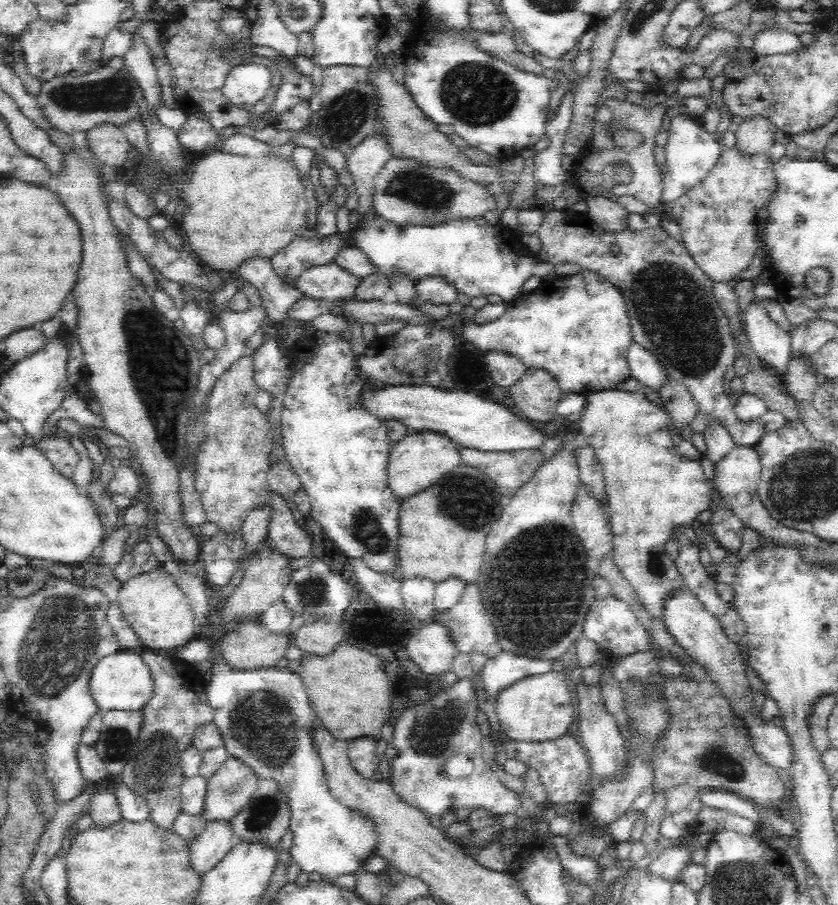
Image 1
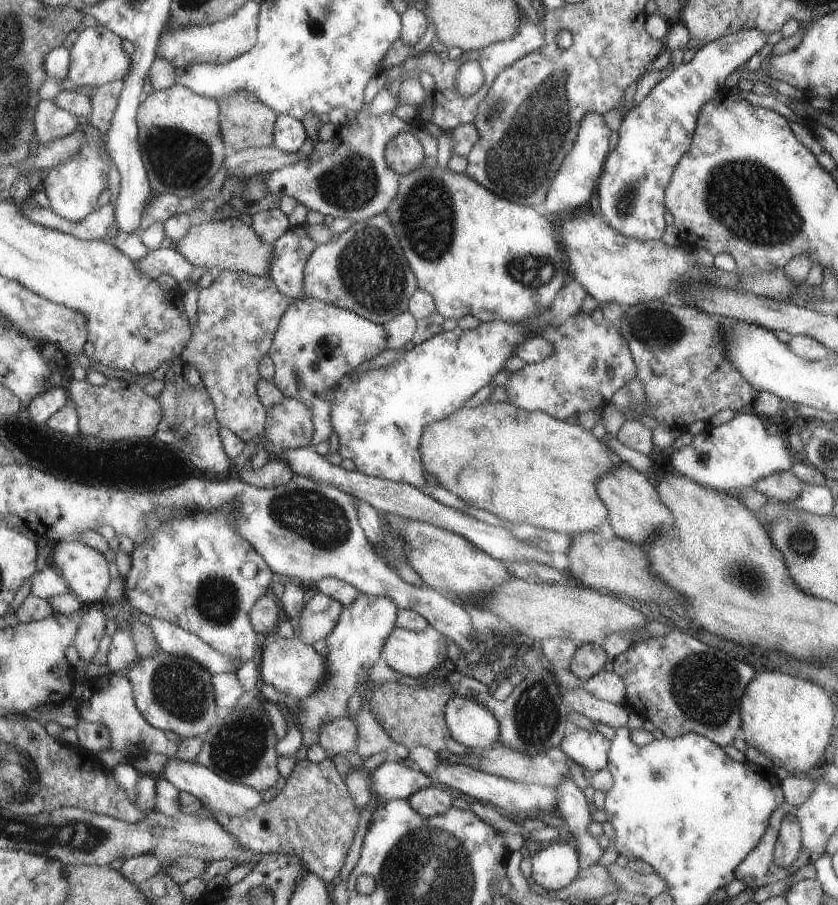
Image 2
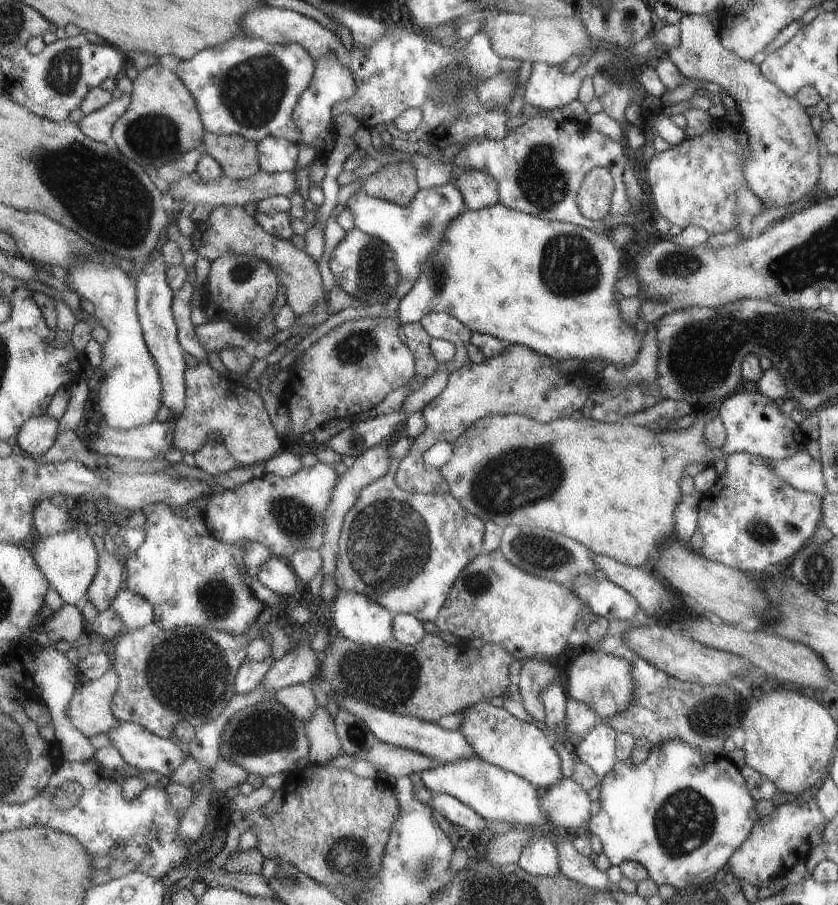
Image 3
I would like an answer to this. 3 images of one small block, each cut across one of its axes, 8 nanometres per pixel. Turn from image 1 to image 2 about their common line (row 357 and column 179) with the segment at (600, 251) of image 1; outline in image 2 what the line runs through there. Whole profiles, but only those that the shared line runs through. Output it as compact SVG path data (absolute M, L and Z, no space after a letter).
M162 649L155 655L139 657L130 667L128 678L132 683L137 709L143 717L160 730L170 730L180 738L205 736L219 720L222 711L219 709L214 688L214 676L209 669L197 660L186 655L164 652Z

